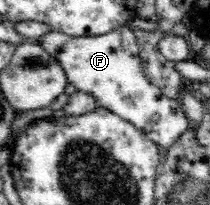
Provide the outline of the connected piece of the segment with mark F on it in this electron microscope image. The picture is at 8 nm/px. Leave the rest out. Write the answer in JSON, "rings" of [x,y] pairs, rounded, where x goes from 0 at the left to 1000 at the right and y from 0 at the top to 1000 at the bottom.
{"rings":[[[595,122],[471,176],[343,180],[281,151],[186,185],[176,210],[257,273],[362,444],[457,473],[486,532],[614,590],[781,746],[886,649],[900,600],[857,493],[786,473],[681,351],[648,156]]]}

